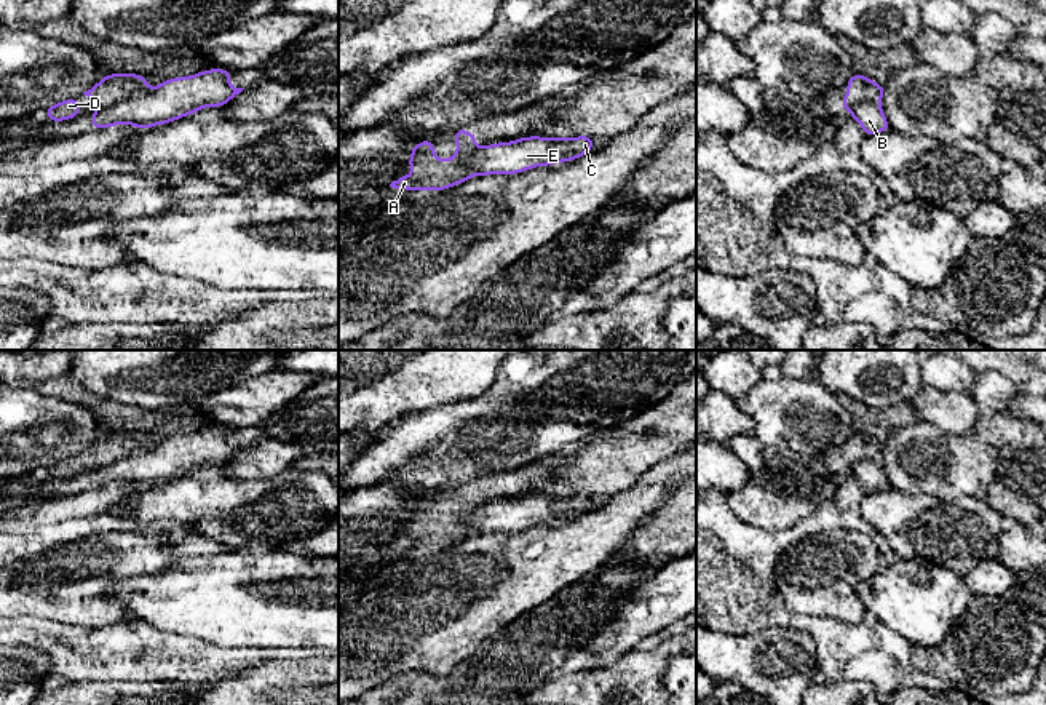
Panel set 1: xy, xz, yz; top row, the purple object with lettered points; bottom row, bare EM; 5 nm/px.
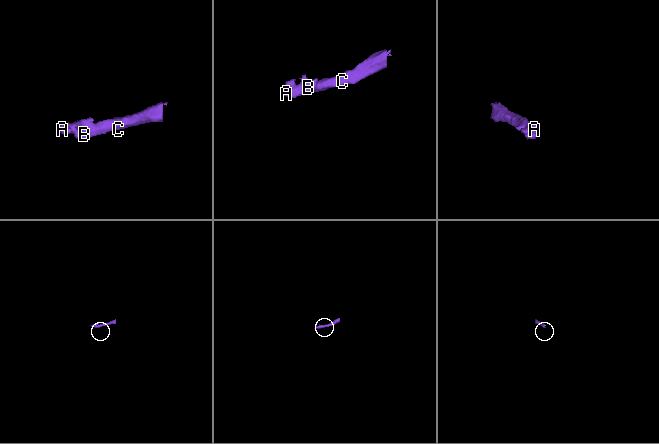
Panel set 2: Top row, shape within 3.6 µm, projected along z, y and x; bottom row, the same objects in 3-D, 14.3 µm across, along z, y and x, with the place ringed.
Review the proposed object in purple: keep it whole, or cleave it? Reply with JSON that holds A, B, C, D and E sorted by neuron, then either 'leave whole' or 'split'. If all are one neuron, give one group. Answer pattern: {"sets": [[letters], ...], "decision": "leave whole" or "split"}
{"sets": [["A", "D"], ["B", "C", "E"]], "decision": "split"}

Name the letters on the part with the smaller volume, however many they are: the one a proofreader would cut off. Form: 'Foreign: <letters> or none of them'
Foreign: A, D

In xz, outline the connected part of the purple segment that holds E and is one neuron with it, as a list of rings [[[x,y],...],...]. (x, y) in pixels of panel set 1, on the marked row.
[[[527,136],[489,144],[473,155],[470,171],[476,176],[519,174],[537,166],[573,161],[591,152],[594,139]]]

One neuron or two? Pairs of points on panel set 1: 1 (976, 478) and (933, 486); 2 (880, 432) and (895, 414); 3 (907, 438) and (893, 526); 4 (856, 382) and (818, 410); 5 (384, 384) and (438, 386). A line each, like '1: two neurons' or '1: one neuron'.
1: one neuron
2: one neuron
3: two neurons
4: two neurons
5: one neuron

